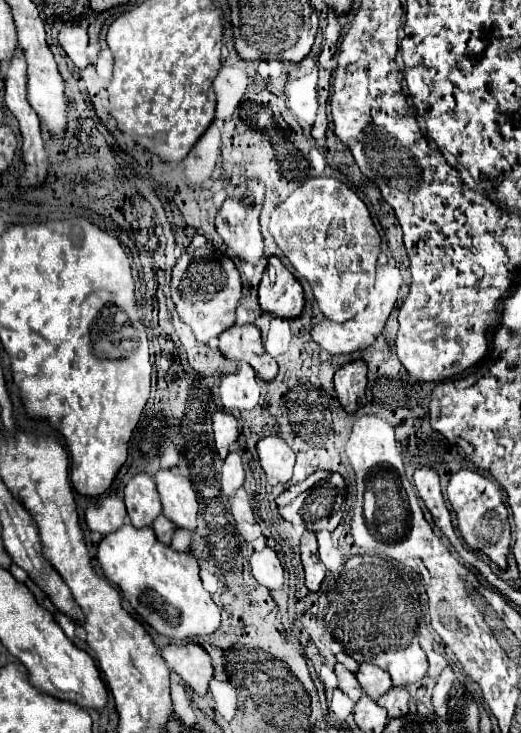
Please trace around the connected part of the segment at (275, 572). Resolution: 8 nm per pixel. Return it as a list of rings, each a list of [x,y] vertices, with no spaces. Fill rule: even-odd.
[[[265,547],[263,551],[253,553],[253,557],[251,557],[251,569],[253,569],[253,577],[261,585],[265,585],[267,589],[279,591],[283,587],[283,581],[285,581],[283,567],[281,567],[281,563],[279,563],[279,559],[277,559],[277,555],[275,555],[273,549]]]

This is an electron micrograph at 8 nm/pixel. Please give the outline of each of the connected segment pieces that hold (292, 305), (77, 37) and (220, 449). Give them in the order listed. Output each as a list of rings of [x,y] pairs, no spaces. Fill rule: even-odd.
[[[269,257],[265,275],[259,283],[259,305],[265,311],[285,319],[299,317],[303,311],[303,287],[279,257]]]
[[[65,25],[59,31],[59,45],[65,49],[69,59],[75,63],[75,67],[85,69],[89,59],[87,59],[87,31],[83,27],[75,25]]]
[[[215,411],[213,413],[213,431],[215,431],[215,447],[221,459],[225,459],[231,451],[231,445],[237,441],[239,437],[239,429],[237,429],[237,419],[229,413],[223,411]]]

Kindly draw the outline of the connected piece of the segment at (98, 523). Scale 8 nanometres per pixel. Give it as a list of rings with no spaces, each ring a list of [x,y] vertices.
[[[113,493],[99,497],[85,511],[89,529],[105,535],[97,547],[97,559],[105,577],[121,589],[131,607],[157,633],[167,635],[171,641],[185,641],[197,635],[213,633],[221,623],[221,615],[219,607],[201,585],[197,559],[189,553],[173,551],[169,545],[157,541],[151,527],[137,529],[131,523],[125,523],[125,517],[125,505]]]

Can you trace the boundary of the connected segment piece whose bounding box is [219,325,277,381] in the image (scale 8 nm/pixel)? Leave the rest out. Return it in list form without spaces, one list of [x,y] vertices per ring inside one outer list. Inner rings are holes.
[[[233,325],[225,333],[221,333],[219,351],[227,359],[247,361],[265,381],[271,381],[275,377],[271,375],[271,371],[277,373],[277,361],[273,361],[273,357],[263,349],[261,333],[255,325]]]

